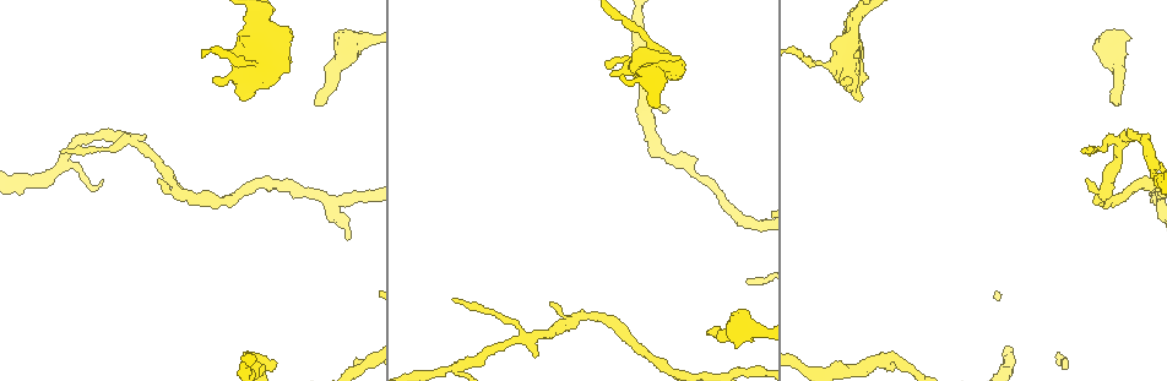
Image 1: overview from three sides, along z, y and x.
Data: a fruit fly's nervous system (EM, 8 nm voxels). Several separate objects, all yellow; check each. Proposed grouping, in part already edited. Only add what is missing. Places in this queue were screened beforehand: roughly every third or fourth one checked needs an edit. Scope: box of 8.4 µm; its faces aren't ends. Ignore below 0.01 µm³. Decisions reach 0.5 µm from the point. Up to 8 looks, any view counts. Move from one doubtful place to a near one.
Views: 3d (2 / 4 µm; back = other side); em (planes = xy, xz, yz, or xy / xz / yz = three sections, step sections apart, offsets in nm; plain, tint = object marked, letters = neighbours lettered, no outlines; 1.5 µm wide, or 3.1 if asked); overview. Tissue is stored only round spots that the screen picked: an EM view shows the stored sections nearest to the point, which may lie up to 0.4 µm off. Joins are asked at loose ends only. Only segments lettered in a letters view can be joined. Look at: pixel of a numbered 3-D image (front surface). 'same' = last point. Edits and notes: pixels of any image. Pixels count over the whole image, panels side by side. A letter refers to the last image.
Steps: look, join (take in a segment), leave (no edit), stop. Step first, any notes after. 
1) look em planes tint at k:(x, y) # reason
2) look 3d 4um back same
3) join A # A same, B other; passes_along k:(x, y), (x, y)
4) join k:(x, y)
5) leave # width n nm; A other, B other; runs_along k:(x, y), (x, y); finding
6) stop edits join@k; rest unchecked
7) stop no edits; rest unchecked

look 3d 2um at 1:(453, 299) # free end

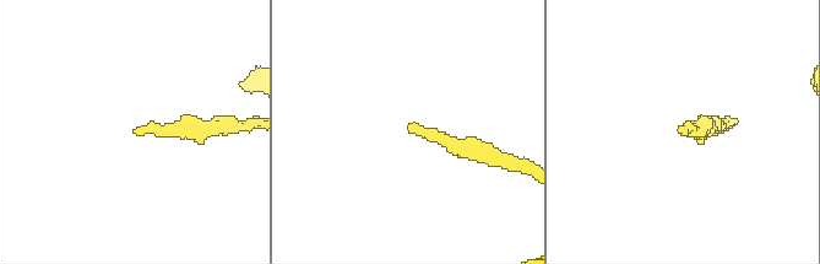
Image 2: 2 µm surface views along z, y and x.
look em xy step 8 letters at 2:(135, 131)

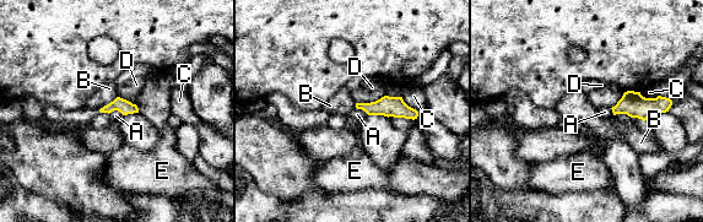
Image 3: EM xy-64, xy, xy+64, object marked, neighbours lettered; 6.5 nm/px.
look em planes letters same # cut it another way

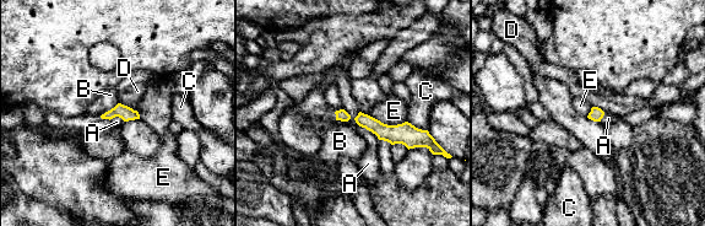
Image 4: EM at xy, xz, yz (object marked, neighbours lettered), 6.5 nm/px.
leave # A other, B other, C other, D other, E other; border 4:(118, 102), (101, 116); none of them fits

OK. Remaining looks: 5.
look em yz step 4 letters at 1:(1086, 181) # free end

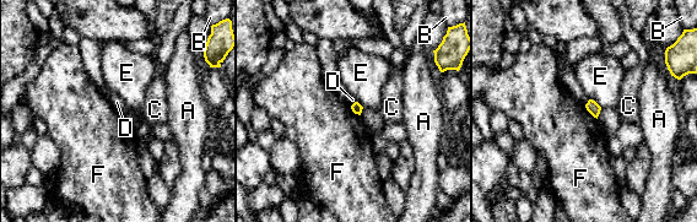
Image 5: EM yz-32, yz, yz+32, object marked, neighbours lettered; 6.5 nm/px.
look em planes letters same

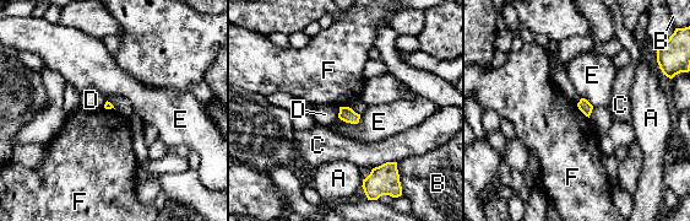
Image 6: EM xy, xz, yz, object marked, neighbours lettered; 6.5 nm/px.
leave # A other, B other, C other, D other, E other, F other; border 6:(576, 104), (588, 118); no lettered segment goes on from it

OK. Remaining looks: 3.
look 3d 2um at 1:(665, 112) # free end

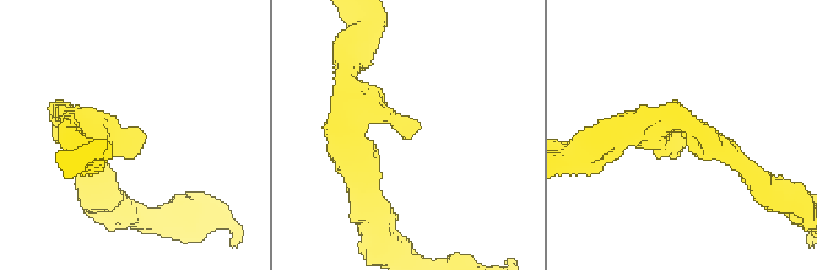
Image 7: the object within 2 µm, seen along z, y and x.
look em planes tint at 7:(414, 134)

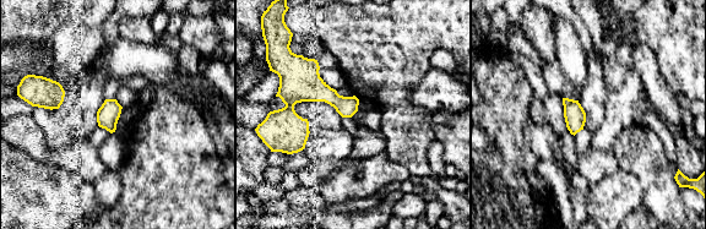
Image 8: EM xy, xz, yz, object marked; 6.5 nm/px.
look em planes letters same # what lies round it

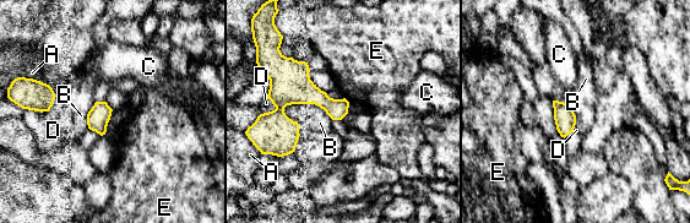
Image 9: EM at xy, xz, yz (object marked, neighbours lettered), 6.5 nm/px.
leave # A other, B other, C other, D other, E other; no lettered segment goes on from it

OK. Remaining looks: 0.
stop no edits; rest unchecked

